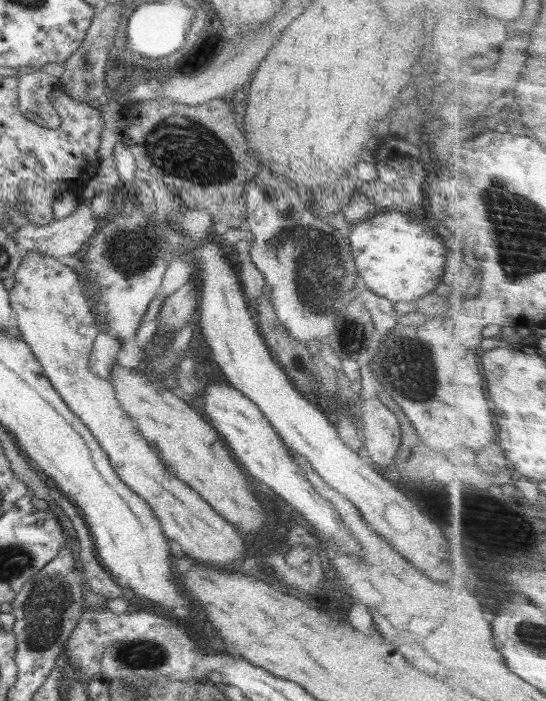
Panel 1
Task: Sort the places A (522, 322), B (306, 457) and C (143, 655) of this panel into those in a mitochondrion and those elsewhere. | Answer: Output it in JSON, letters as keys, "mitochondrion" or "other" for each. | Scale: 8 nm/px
{"A":"other","B":"other","C":"mitochondrion"}

